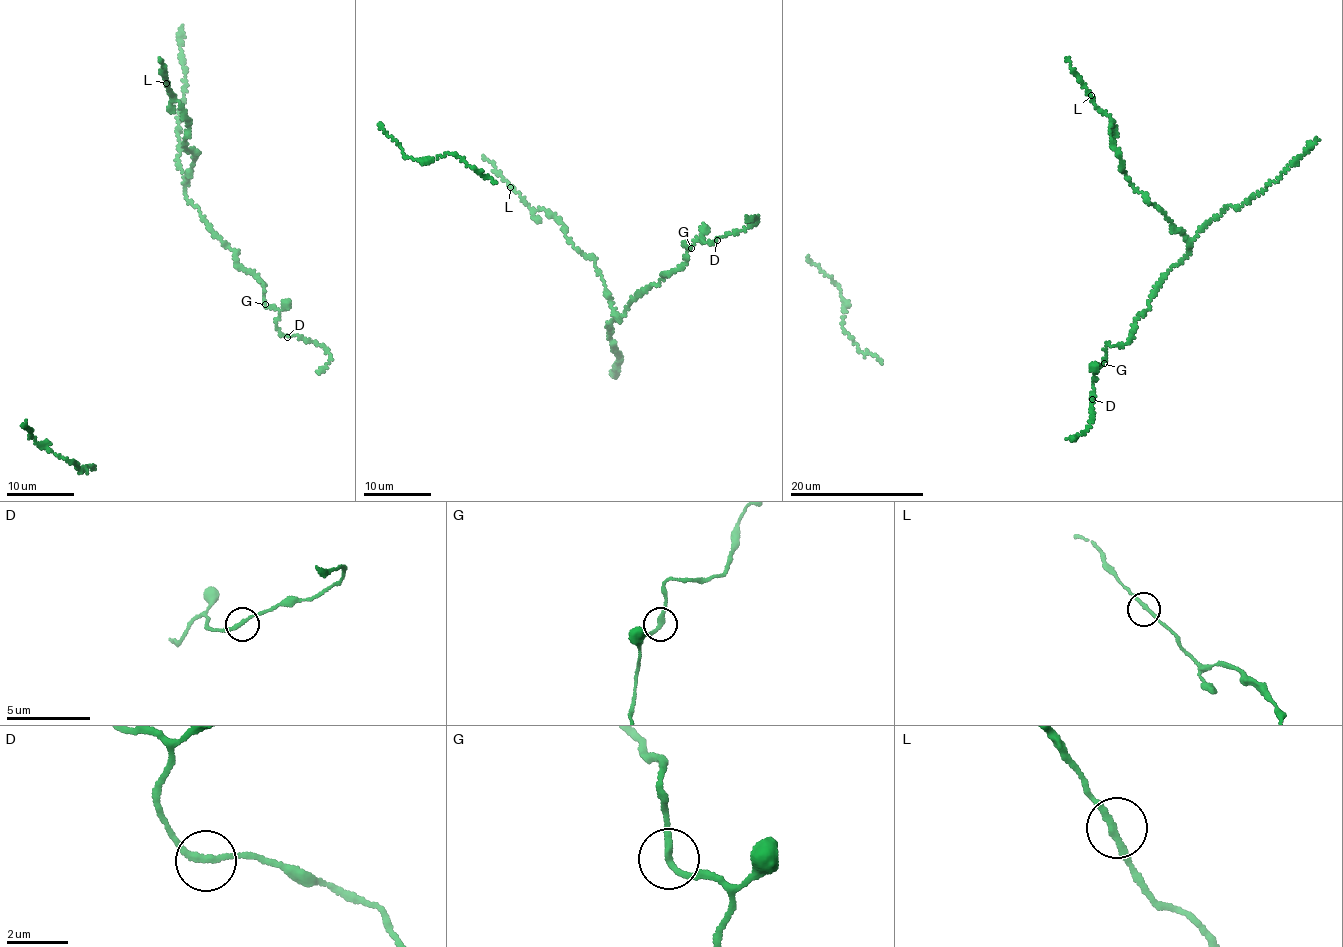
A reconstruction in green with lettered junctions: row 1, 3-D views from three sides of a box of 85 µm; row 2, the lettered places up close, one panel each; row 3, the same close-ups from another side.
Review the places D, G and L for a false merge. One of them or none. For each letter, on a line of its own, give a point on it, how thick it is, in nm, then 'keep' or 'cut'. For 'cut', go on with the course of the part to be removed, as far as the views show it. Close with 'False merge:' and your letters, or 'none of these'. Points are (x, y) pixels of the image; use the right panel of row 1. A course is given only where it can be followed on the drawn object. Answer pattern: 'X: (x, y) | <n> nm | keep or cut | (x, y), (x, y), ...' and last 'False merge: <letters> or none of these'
D: (1092, 399) | 200 nm | keep
G: (1104, 363) | 240 nm | keep
L: (1091, 95) | 200 nm | keep
False merge: none of these

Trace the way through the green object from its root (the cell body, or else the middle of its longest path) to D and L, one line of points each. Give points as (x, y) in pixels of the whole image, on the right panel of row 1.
D: (1097, 367), (1092, 399)
L: (1097, 367), (1105, 346), (1128, 344), (1155, 289), (1187, 255), (1189, 239), (1131, 184), (1112, 120), (1091, 95)

